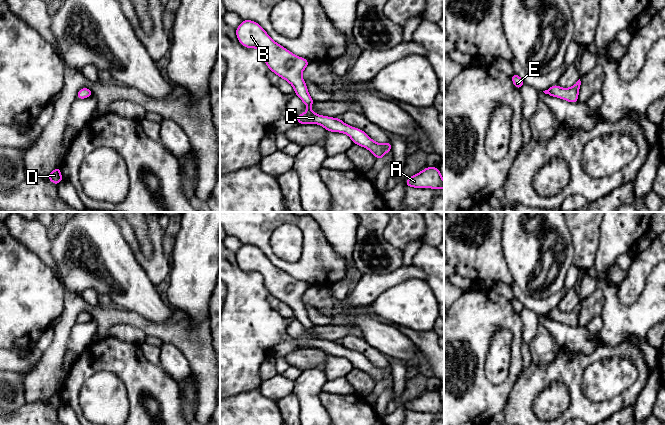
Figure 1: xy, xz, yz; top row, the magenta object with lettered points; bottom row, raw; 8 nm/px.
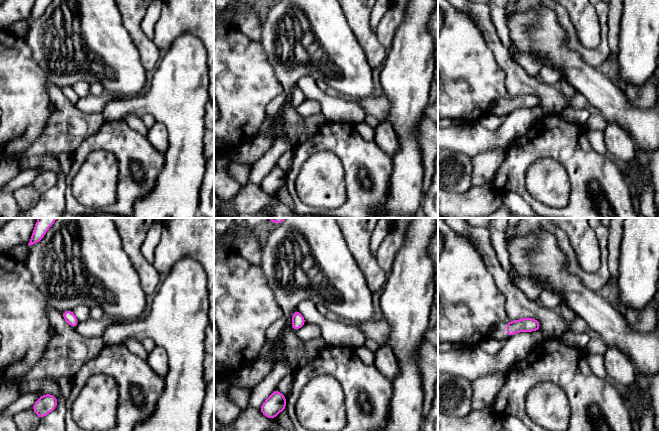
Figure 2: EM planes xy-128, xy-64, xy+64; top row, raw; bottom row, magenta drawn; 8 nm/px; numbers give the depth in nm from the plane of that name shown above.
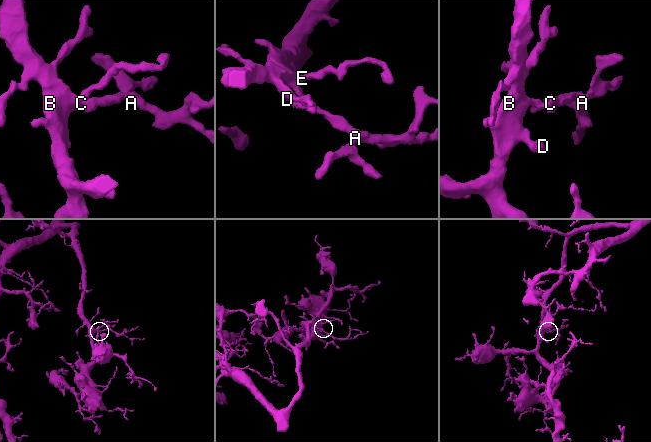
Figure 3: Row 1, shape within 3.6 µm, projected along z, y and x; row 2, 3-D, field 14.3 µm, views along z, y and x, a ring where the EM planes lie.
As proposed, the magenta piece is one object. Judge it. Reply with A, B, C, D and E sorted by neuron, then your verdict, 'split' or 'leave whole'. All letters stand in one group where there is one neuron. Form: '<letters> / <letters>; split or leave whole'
A B C D E; leave whole

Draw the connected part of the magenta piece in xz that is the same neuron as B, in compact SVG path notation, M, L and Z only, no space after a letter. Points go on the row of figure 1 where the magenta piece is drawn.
M242 20L236 28L236 36L242 46L259 49L269 70L293 86L295 95L307 106L307 111L297 115L298 118L295 119L299 124L318 124L327 131L347 134L353 144L368 149L380 161L392 150L390 141L384 144L376 143L364 131L345 124L340 118L314 113L311 110L314 100L310 97L302 78L302 72L310 62L276 43L257 22Z

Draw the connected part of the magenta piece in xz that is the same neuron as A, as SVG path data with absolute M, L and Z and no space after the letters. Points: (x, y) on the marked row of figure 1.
M426 167L416 175L410 176L406 187L444 189L444 180L438 167Z

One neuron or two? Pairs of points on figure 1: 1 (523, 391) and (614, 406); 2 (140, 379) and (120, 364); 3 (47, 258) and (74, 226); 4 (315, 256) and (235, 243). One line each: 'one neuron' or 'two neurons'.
1: one neuron
2: one neuron
3: two neurons
4: two neurons

